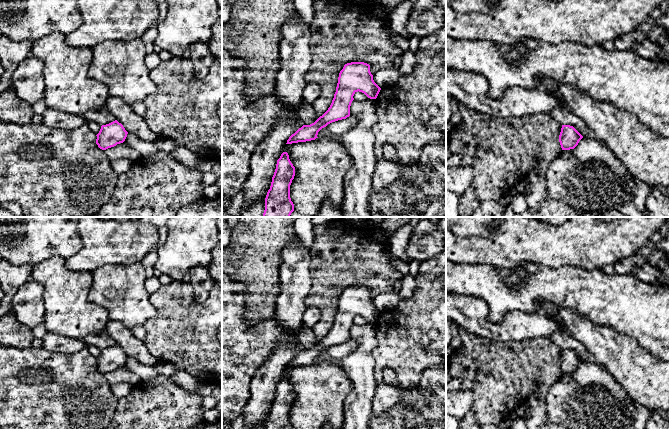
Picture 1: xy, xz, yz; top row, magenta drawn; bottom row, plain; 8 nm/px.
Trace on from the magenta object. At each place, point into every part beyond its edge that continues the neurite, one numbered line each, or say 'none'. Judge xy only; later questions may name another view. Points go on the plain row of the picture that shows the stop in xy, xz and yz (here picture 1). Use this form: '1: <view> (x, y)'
none

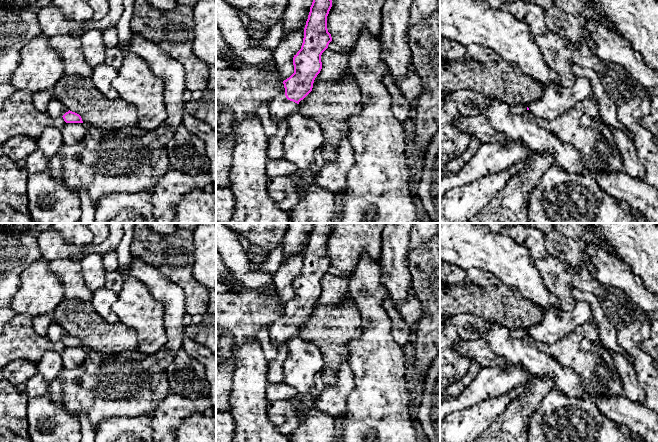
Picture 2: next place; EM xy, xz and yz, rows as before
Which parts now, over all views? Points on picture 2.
1: xz (281, 332)

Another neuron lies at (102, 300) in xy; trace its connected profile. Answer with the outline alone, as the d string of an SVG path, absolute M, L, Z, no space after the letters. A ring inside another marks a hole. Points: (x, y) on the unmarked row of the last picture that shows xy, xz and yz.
M101 287L92 294L92 305L95 311L104 318L108 323L114 324L119 322L118 316L113 312L112 305L118 298L118 294Z

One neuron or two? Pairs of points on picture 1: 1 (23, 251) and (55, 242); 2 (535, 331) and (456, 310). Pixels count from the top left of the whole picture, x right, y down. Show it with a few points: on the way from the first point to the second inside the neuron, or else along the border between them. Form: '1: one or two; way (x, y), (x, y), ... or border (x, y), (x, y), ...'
1: one; way (31, 243), (33, 241), (47, 241)
2: one; way (515, 330), (485, 329), (476, 321)

